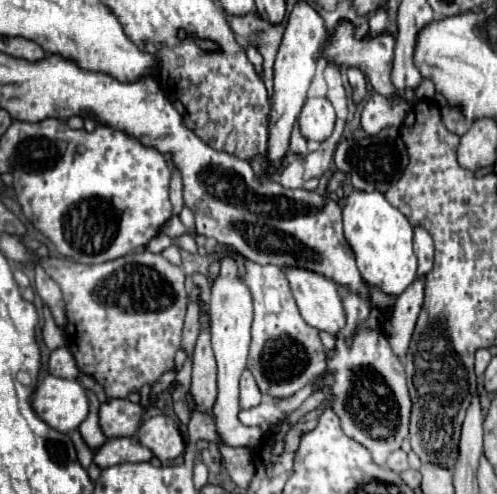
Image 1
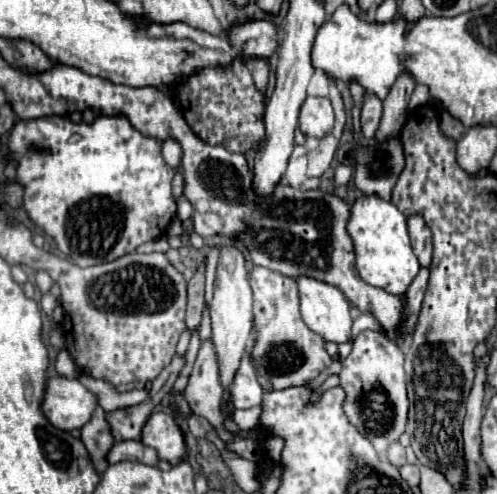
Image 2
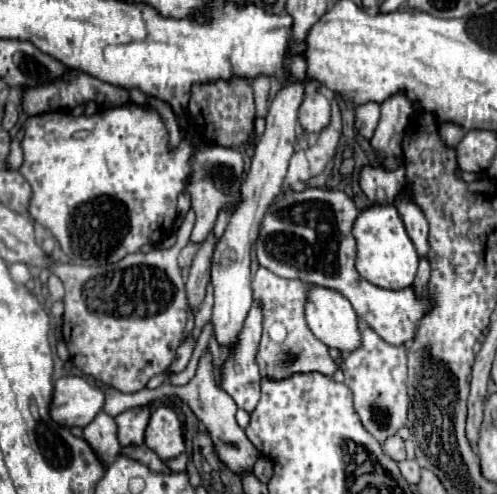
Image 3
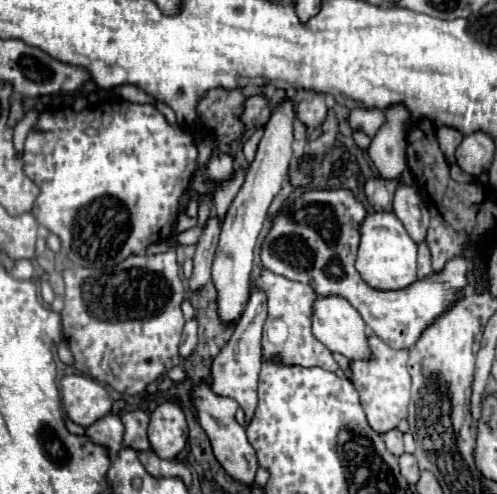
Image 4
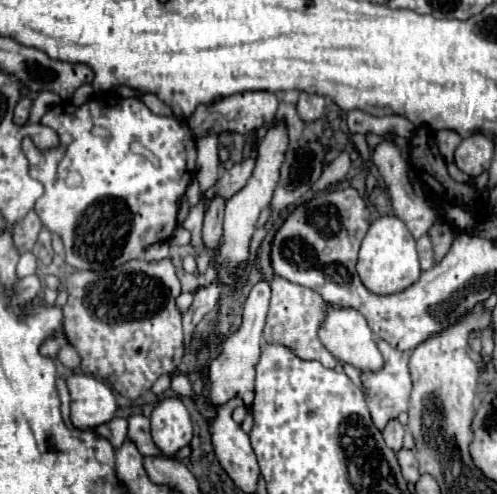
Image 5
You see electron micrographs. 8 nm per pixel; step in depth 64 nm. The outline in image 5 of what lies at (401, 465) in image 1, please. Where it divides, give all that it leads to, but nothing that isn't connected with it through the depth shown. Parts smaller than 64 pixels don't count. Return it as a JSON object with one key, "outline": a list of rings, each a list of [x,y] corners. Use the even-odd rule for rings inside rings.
{"outline":[[[392,420],[392,422],[390,422],[386,428],[384,428],[382,436],[384,436],[384,440],[386,440],[388,448],[392,448],[394,452],[398,452],[398,450],[402,448],[402,436],[404,436],[404,428],[402,428],[402,424],[400,424],[398,420]]]}

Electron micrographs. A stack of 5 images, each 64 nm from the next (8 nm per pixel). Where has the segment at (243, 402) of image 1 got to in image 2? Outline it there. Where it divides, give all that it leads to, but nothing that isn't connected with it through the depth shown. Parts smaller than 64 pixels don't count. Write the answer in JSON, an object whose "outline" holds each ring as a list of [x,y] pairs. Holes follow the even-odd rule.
{"outline":[[[250,356],[242,358],[240,370],[236,374],[236,380],[234,380],[230,392],[232,392],[234,408],[252,408],[262,402],[262,388],[256,380],[256,372],[250,362]]]}

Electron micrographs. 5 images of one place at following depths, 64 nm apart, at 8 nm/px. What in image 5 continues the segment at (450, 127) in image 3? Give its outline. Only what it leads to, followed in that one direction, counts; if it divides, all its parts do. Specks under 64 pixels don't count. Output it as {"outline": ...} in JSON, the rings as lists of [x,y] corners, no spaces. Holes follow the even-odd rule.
{"outline":[[[438,130],[436,132],[436,142],[438,142],[438,150],[444,156],[444,160],[454,162],[454,150],[462,142],[462,138],[452,130]]]}

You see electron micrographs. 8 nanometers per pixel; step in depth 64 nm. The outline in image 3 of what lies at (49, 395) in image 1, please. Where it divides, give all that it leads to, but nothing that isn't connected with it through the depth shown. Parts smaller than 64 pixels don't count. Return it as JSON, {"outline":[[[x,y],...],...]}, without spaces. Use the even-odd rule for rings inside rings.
{"outline":[[[62,376],[54,380],[52,420],[66,428],[84,428],[104,406],[102,390],[94,388],[82,376]]]}

